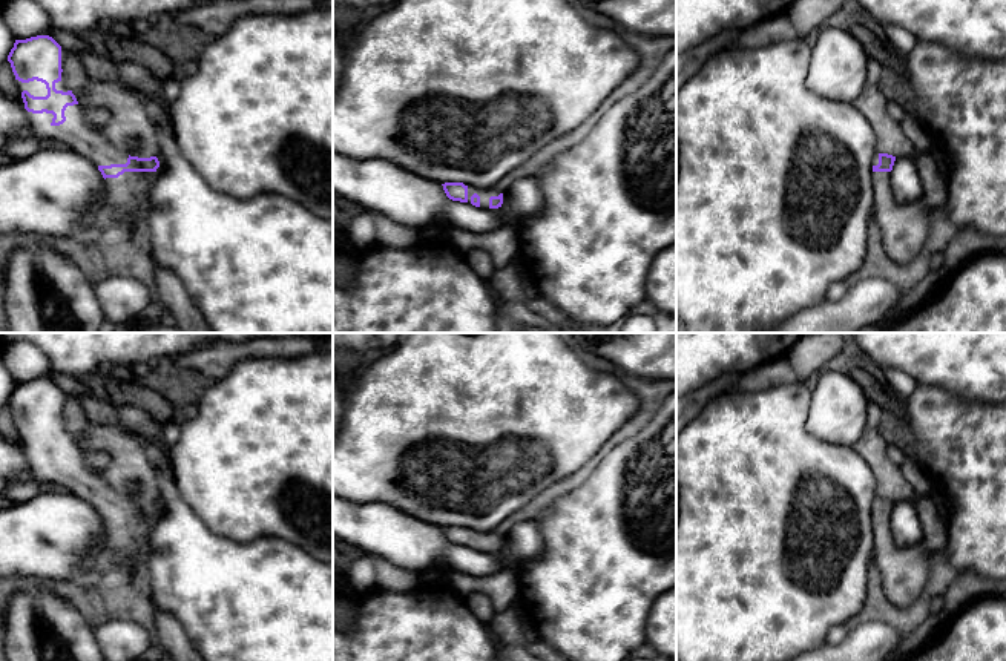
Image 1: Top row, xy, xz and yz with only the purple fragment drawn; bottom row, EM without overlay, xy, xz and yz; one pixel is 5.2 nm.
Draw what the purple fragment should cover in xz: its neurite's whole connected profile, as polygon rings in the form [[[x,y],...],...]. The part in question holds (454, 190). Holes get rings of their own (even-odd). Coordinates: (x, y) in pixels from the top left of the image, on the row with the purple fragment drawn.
[[[463,183],[442,184],[446,196],[452,201],[468,202],[475,207],[498,209],[503,204],[503,193],[492,189],[477,189]]]

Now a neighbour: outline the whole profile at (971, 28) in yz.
[[[857,0],[883,26],[899,26],[917,41],[940,43],[963,58],[1006,58],[1006,0]]]

